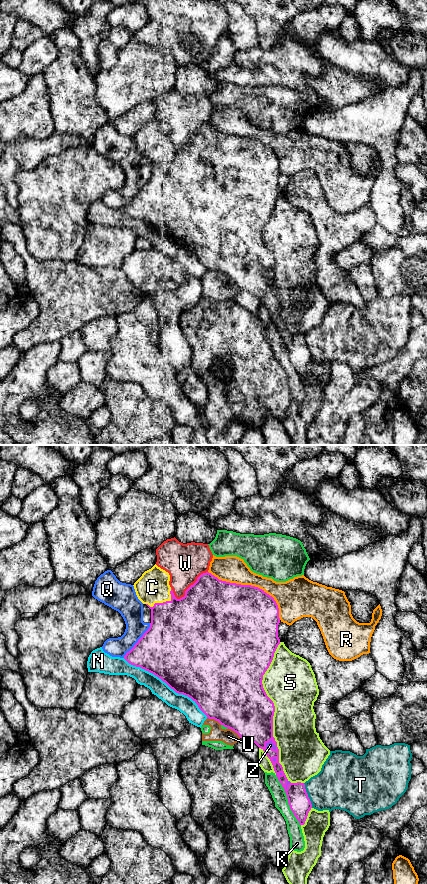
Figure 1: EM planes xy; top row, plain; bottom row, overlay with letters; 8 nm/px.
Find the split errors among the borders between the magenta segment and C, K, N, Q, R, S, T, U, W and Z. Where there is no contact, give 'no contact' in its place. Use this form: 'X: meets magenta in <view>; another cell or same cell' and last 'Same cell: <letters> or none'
C: meets magenta in xy; another cell
K: meets magenta in xy; another cell
N: meets magenta in xy; another cell
Q: meets magenta in xy; another cell
R: meets magenta in xy; another cell
S: meets magenta in xy; another cell
T: meets magenta in xy; another cell
U: meets magenta in xy; another cell
W: meets magenta in xy; another cell
Z: meets magenta in xy; same cell
Same cell: Z

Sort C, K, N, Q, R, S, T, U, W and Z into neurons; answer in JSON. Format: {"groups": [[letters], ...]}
{"groups": [["C"], ["K", "U"], ["N"], ["Q", "R"], ["S"], ["T"], ["W"], ["Z"]]}

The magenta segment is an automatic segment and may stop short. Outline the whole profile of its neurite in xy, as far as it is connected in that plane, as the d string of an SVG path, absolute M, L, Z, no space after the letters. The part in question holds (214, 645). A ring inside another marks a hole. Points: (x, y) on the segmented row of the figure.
M209 572L201 574L185 591L184 597L177 599L172 588L170 594L170 601L155 603L153 607L146 604L151 609L150 627L126 653L124 659L129 664L154 674L176 693L191 698L207 718L218 721L224 727L236 732L240 738L248 739L261 748L270 759L276 776L285 790L291 811L300 826L304 825L312 804L305 784L291 783L279 763L279 749L273 737L275 706L262 684L263 675L280 644L278 637L280 618L276 601L258 587L222 581Z

